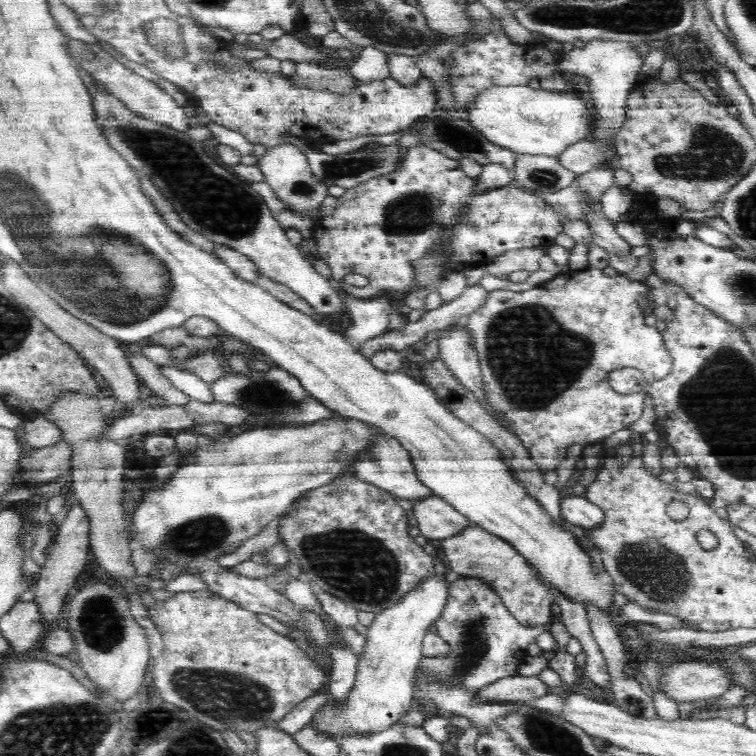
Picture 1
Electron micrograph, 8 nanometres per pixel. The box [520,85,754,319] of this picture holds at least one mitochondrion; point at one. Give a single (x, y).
(709, 154)

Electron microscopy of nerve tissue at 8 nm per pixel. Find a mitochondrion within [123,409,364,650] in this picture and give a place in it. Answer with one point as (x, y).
(197, 538)

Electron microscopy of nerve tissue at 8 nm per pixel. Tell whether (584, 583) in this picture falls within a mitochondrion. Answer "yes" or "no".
no

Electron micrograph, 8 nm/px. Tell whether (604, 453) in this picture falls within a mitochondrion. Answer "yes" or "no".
no

